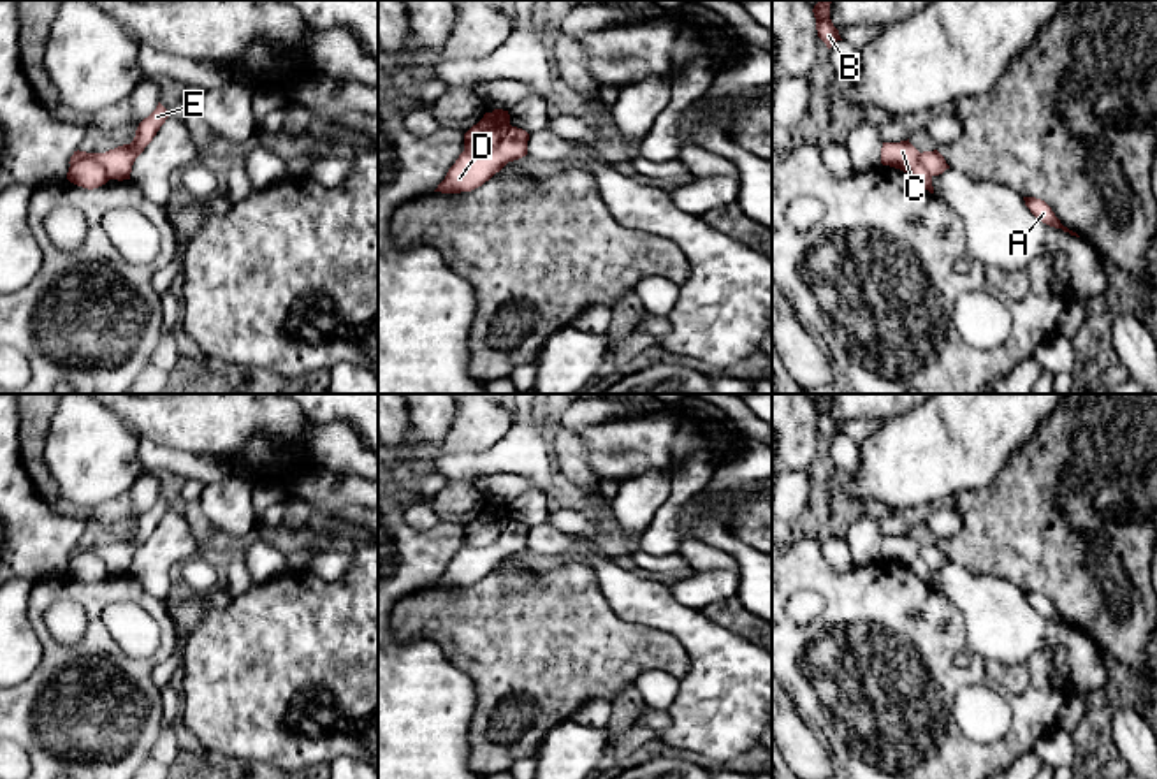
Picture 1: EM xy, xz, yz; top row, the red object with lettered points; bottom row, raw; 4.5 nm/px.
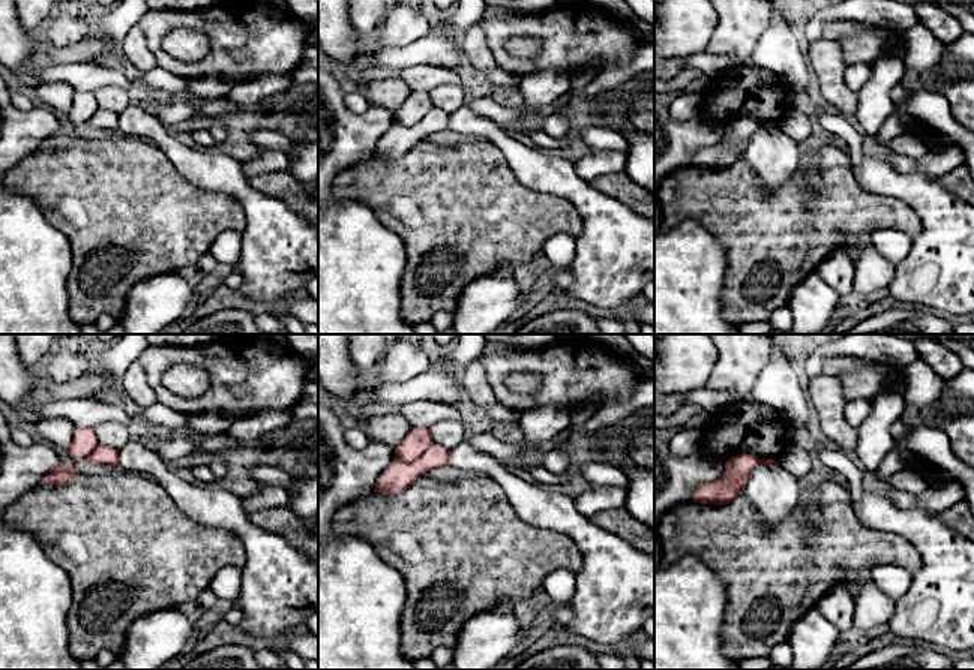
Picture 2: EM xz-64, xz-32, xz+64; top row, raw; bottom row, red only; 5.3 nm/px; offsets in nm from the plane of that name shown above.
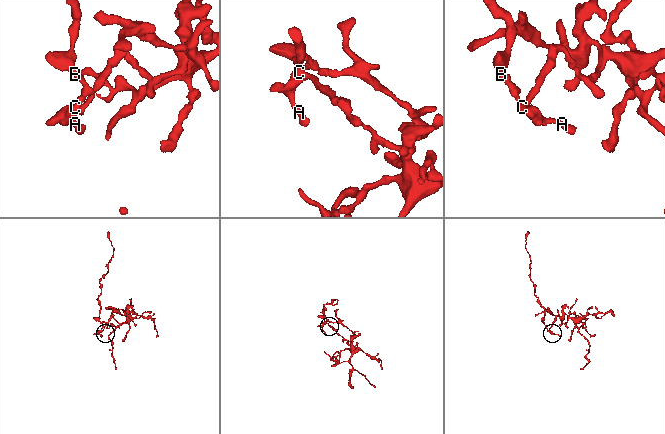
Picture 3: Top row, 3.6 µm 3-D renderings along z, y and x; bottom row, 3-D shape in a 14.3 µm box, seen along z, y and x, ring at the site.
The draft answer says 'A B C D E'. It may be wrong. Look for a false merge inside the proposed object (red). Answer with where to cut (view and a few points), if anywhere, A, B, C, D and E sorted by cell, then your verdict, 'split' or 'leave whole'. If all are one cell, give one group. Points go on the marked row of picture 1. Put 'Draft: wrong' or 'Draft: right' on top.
Draft: wrong
cut xz (510, 125), (494, 148), (487, 152), (465, 150); groups A B C / D E; split

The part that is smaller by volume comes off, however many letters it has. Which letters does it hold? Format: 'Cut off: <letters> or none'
Cut off: A, B, C

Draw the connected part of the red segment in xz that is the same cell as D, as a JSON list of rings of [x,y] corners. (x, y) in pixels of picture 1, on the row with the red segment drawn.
[[[510,127],[496,149],[489,153],[469,153],[464,149],[434,192],[461,193],[482,186],[508,162],[526,157],[528,141],[529,134],[526,130]]]

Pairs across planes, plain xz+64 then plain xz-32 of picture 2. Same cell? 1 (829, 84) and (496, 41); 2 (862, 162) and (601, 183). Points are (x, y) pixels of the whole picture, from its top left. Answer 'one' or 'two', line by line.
1: two
2: two

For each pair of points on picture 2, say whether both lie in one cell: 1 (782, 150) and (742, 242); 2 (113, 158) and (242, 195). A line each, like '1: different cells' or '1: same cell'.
1: different cells
2: different cells

